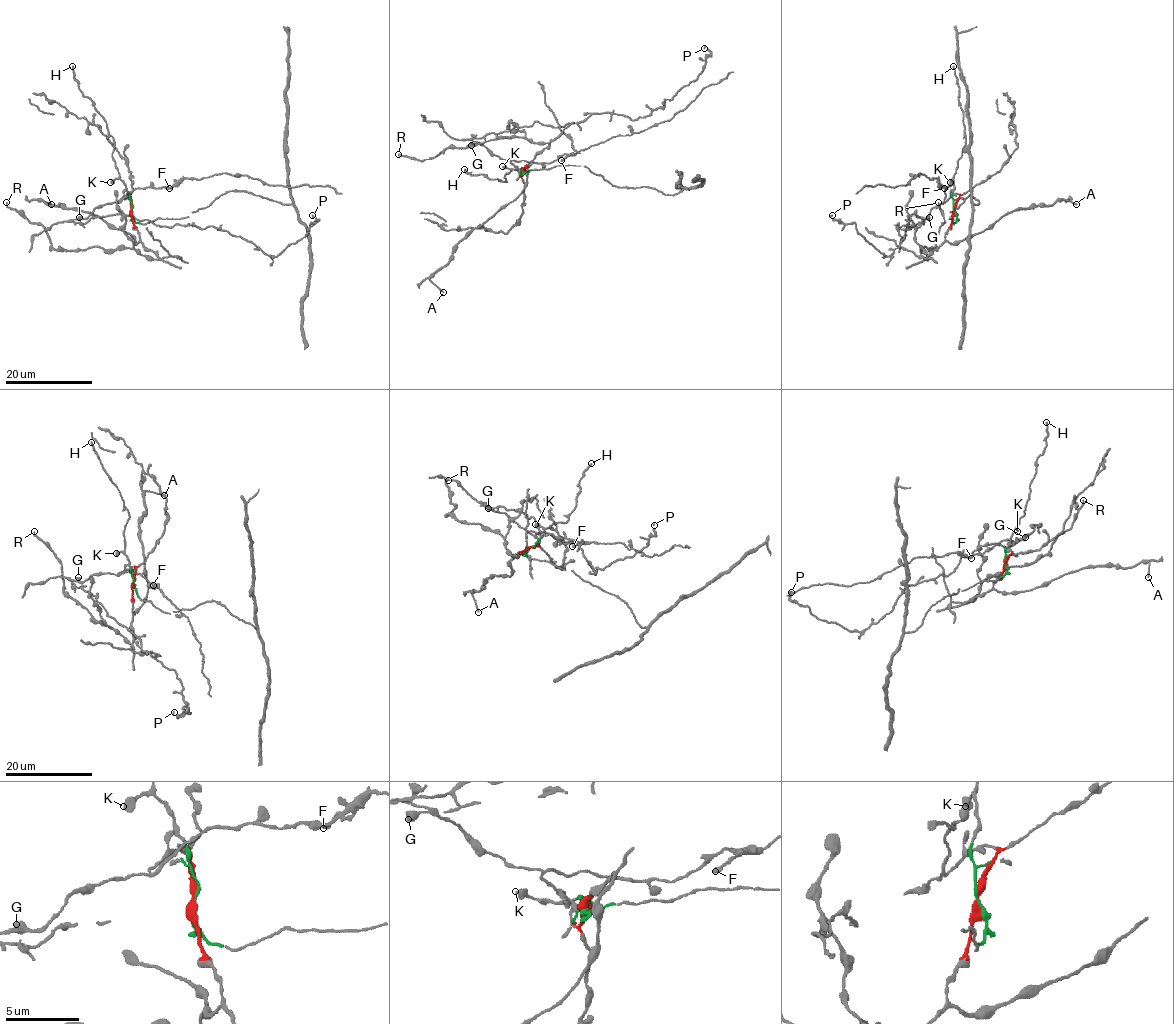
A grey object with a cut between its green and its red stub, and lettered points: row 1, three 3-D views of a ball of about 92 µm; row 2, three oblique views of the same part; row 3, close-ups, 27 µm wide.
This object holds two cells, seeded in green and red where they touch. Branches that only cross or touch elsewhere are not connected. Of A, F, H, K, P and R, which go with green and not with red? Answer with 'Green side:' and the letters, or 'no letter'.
Green side: H, K

